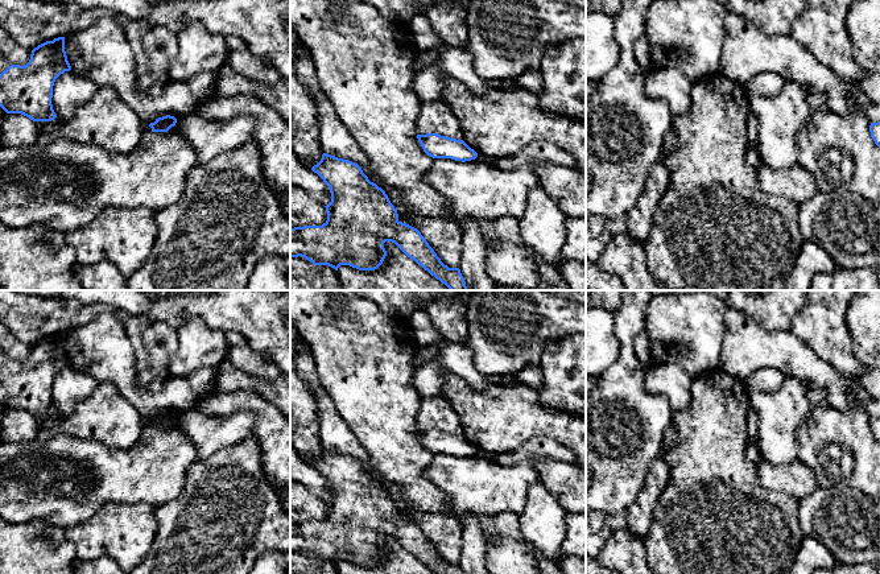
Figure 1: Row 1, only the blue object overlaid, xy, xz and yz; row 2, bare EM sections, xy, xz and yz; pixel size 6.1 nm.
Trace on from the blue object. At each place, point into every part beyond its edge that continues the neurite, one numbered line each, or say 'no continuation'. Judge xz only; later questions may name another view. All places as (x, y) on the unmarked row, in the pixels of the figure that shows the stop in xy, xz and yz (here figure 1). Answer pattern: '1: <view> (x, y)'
no continuation

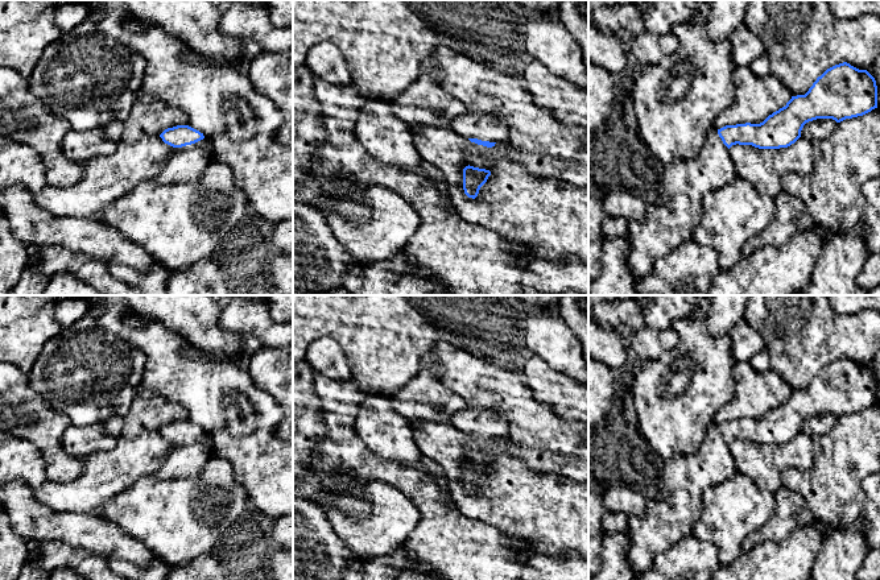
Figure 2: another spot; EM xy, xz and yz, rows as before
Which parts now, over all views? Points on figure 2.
1: xy (186, 459)

